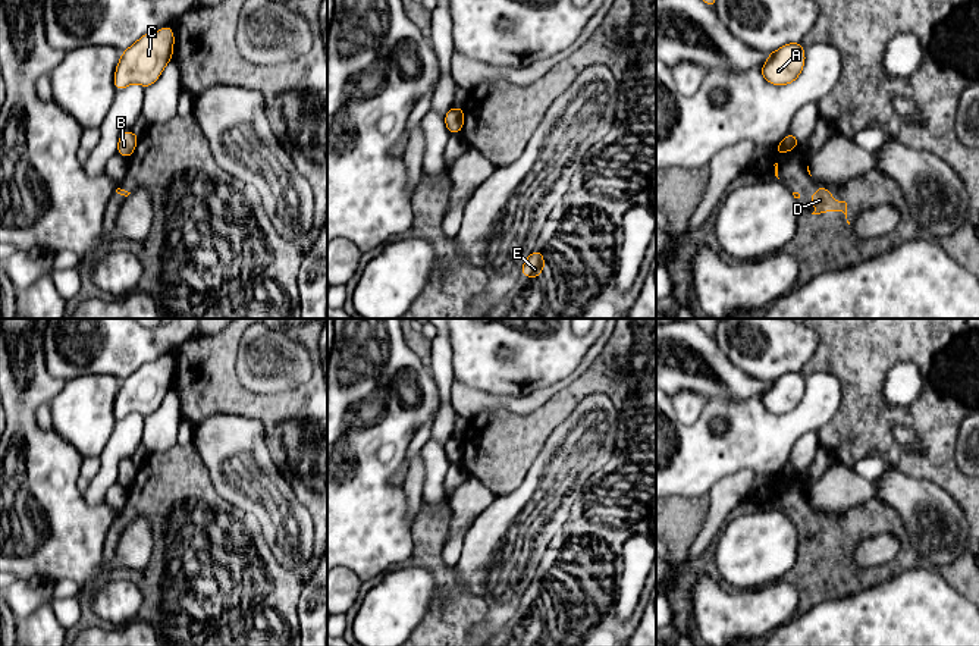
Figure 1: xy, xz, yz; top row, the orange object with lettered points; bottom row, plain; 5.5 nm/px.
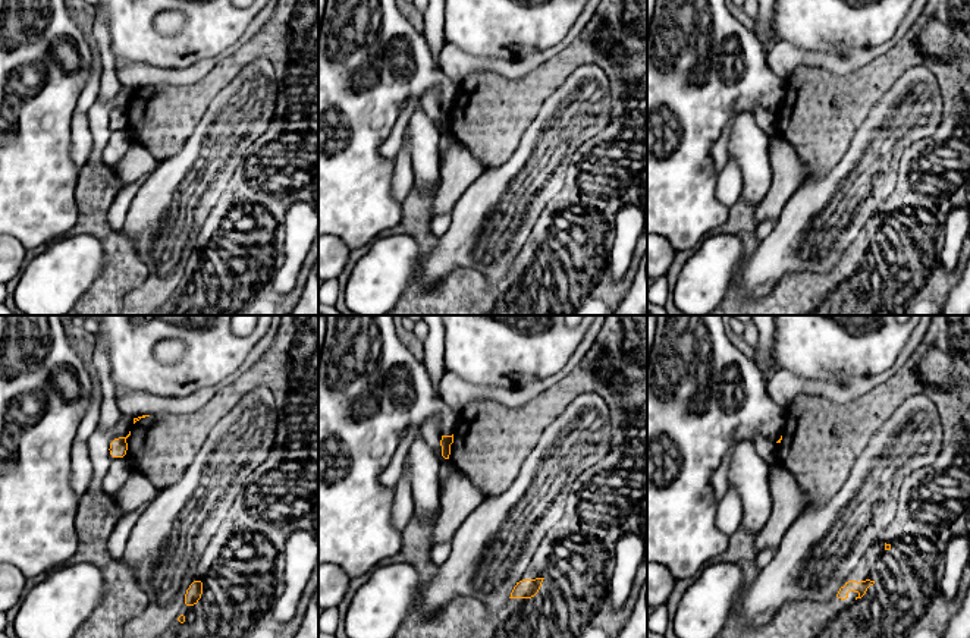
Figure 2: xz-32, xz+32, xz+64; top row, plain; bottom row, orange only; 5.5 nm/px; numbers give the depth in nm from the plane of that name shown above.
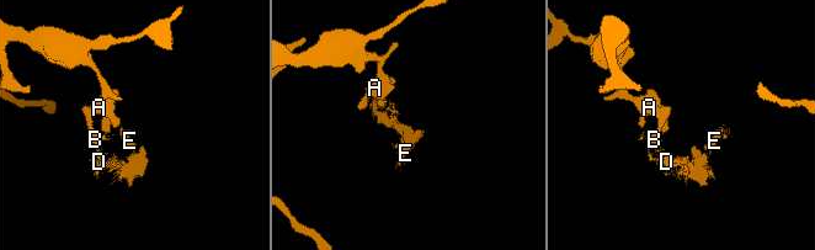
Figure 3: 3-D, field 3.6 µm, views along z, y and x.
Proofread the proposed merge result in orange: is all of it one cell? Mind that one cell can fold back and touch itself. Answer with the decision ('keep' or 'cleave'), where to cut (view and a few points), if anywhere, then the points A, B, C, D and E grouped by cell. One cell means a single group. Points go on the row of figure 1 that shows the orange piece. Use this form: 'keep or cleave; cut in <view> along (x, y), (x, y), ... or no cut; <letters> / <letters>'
cleave; cut in xz along (460, 107), (463, 118); A B C / D E

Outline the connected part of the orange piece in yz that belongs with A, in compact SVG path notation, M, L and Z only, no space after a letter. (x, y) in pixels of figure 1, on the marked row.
M787 43L768 54L768 60L759 72L769 84L784 87L800 76L804 62L806 54L803 44Z

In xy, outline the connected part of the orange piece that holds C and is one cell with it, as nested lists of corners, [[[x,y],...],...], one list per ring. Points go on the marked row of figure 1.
[[[170,25],[160,31],[147,32],[131,47],[122,51],[114,70],[113,85],[116,91],[131,84],[144,88],[153,85],[161,75],[164,66],[172,62],[175,34]]]

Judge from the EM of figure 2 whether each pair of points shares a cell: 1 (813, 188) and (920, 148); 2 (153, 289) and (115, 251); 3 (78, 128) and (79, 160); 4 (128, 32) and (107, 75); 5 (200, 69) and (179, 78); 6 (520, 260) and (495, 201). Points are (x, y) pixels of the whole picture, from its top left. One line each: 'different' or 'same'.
1: different
2: different
3: same
4: different
5: same
6: different

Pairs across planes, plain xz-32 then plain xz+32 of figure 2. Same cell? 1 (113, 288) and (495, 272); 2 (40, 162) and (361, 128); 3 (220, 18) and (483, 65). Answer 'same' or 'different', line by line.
1: different
2: same
3: different

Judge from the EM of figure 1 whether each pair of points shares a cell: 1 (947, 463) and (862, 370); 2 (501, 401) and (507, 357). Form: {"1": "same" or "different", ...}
{"1": "same", "2": "different"}

